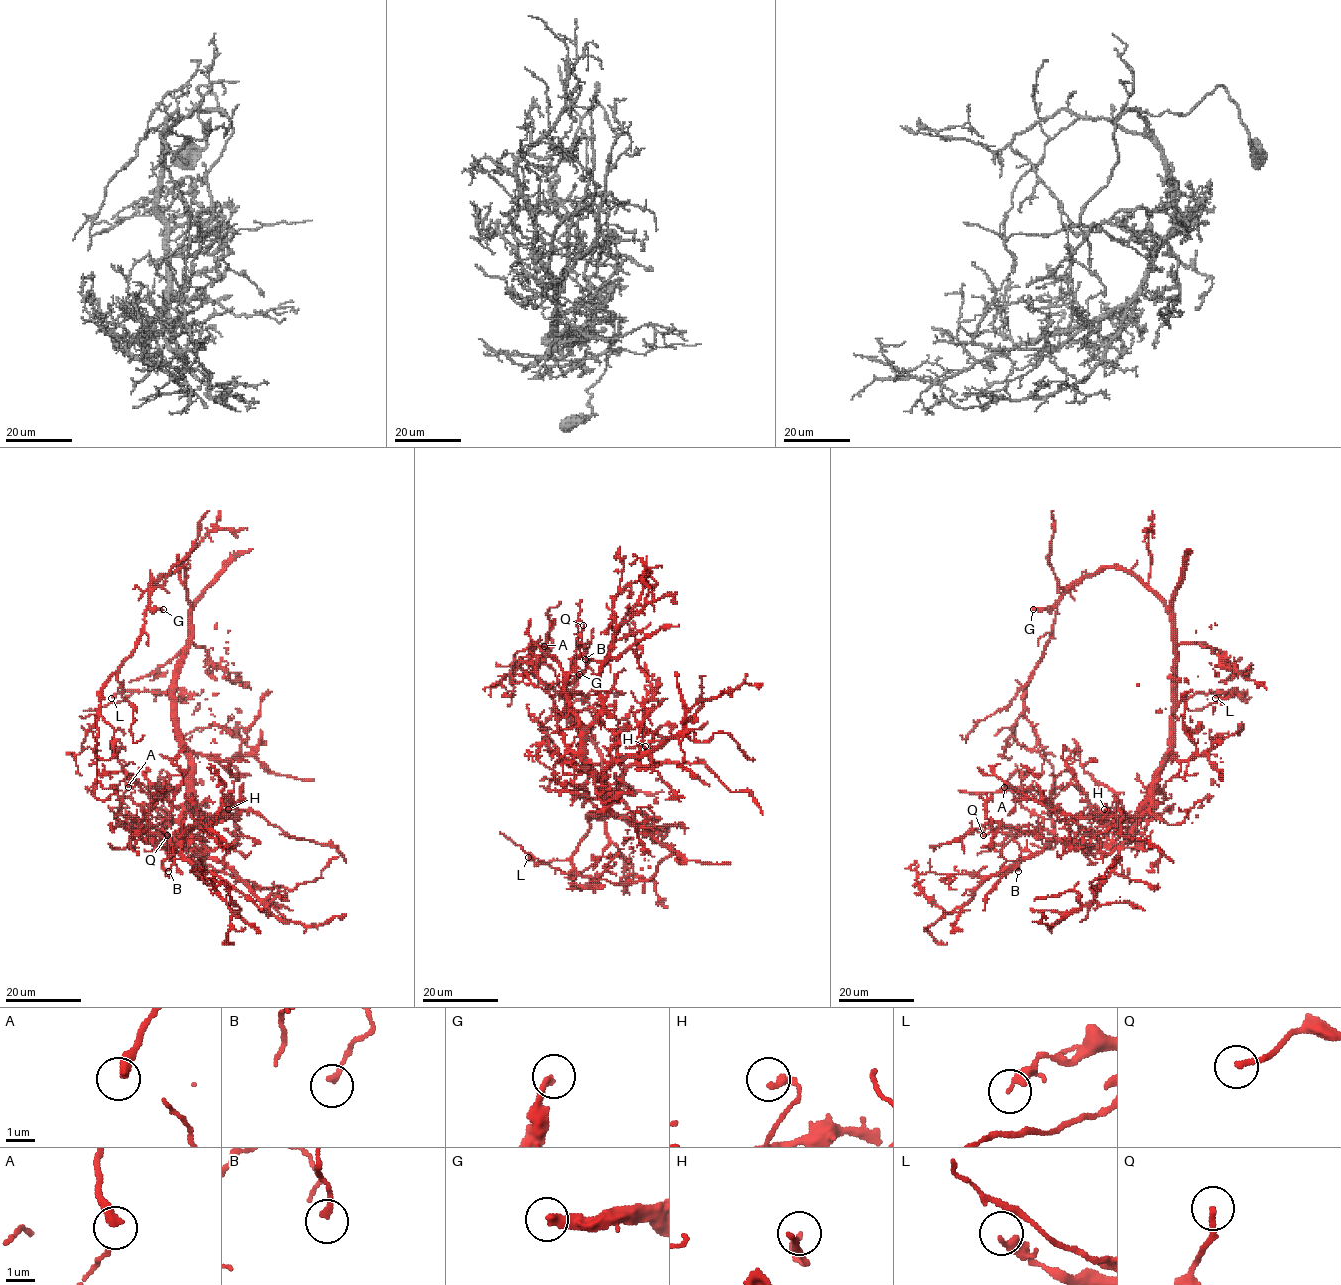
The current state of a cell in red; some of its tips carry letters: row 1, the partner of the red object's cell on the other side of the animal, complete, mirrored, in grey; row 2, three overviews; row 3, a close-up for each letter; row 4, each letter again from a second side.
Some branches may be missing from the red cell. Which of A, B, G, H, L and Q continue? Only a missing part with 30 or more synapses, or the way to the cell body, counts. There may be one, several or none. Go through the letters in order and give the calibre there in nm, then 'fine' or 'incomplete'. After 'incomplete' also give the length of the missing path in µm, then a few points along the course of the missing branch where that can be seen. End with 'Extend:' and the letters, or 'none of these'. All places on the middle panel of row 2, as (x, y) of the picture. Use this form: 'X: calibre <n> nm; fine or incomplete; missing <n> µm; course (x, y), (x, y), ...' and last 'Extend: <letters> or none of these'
A: calibre 340 nm; fine
B: calibre 190 nm; fine
G: calibre 280 nm; incomplete; missing 80 µm
H: calibre 200 nm; fine
L: calibre 190 nm; fine
Q: calibre 180 nm; fine
Extend: G

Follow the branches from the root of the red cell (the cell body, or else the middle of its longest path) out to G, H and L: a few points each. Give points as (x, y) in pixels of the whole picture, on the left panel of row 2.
G: (177, 679), (180, 660), (187, 641), (190, 607), (185, 567), (163, 575), (149, 587), (149, 605), (163, 609)
H: (177, 679), (174, 692), (177, 727), (181, 748), (188, 756), (193, 798), (204, 815), (225, 817), (228, 809)
L: (177, 679), (172, 700), (167, 693), (135, 690), (116, 693), (111, 698)

